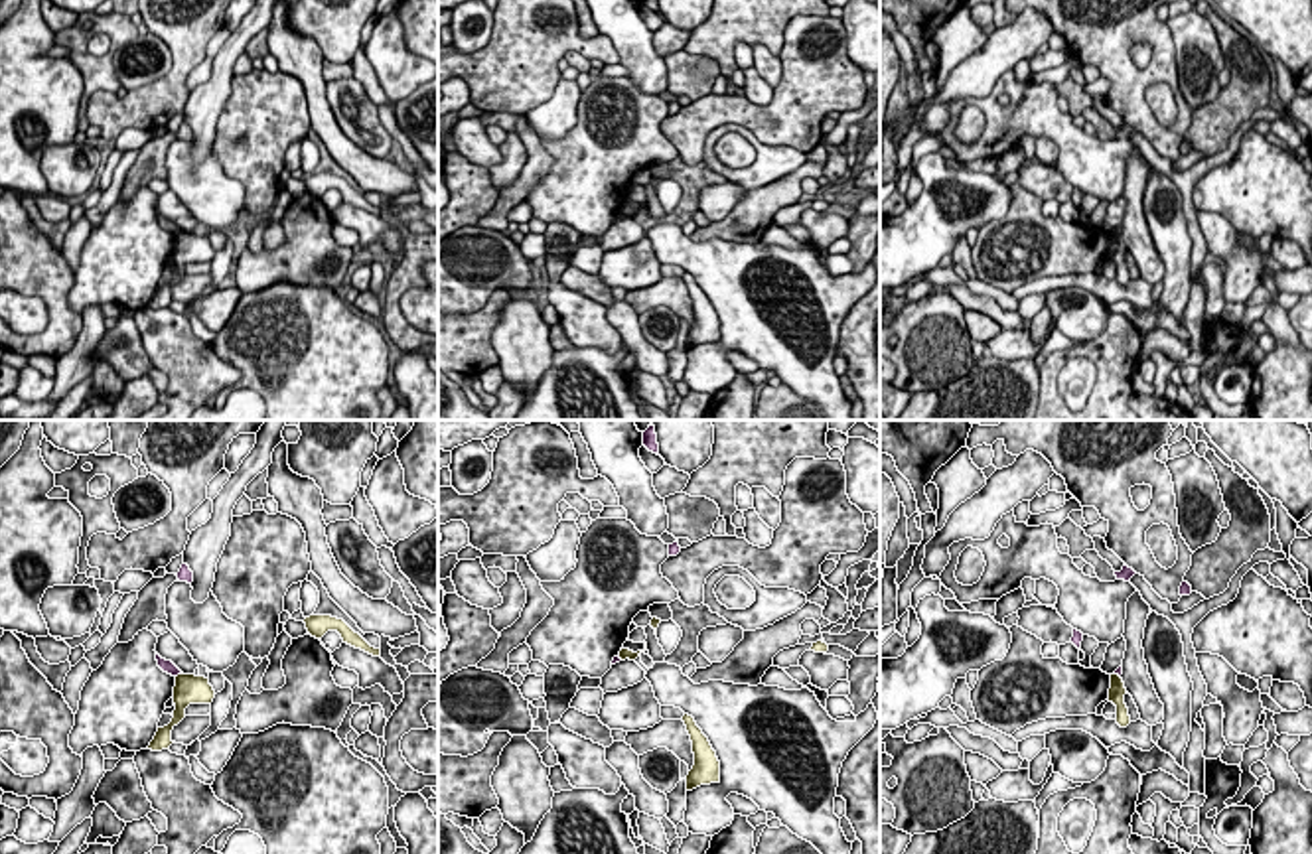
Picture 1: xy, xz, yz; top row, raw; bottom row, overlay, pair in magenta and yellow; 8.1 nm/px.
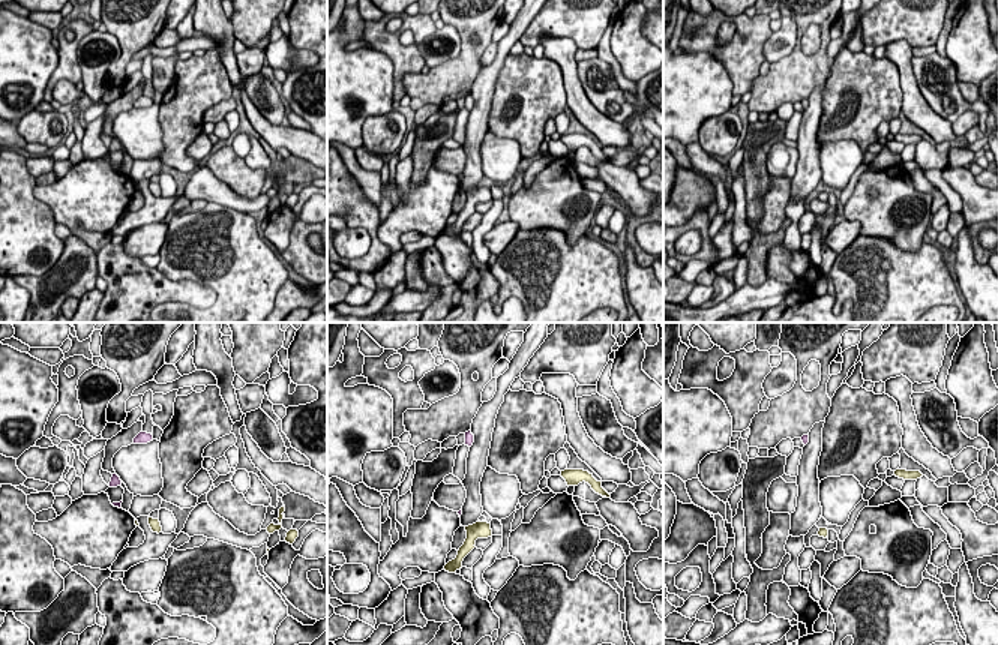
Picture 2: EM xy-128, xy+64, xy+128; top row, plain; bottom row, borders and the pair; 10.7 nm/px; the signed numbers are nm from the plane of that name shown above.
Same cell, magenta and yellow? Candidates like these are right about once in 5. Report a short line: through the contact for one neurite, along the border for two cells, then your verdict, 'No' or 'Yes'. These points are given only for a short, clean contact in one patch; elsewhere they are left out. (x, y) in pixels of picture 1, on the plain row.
Line: xy (182, 231), (176, 235). No

